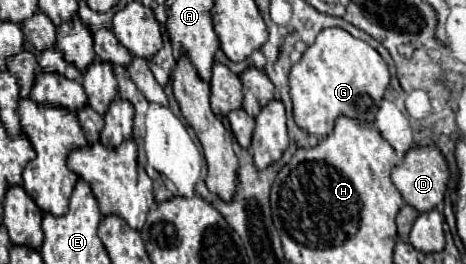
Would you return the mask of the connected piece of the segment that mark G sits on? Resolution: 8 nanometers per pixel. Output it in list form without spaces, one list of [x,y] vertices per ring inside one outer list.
[[[326,28],[318,34],[316,42],[308,46],[308,50],[302,54],[300,62],[292,66],[290,70],[290,96],[292,96],[292,108],[294,108],[294,122],[308,134],[314,134],[316,138],[330,136],[336,118],[346,116],[360,122],[372,124],[376,120],[378,106],[384,98],[384,92],[390,82],[390,72],[382,56],[364,40],[352,38],[342,28]]]

